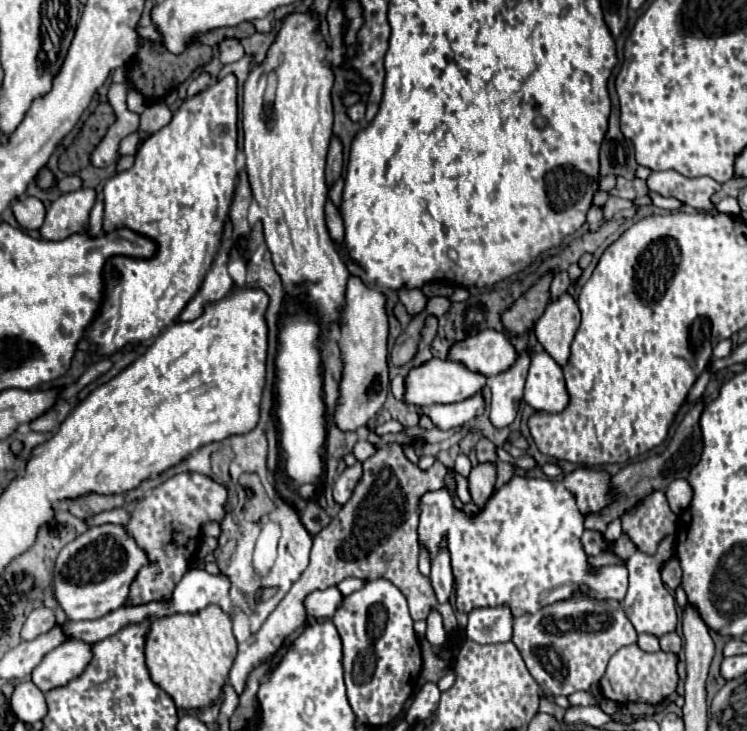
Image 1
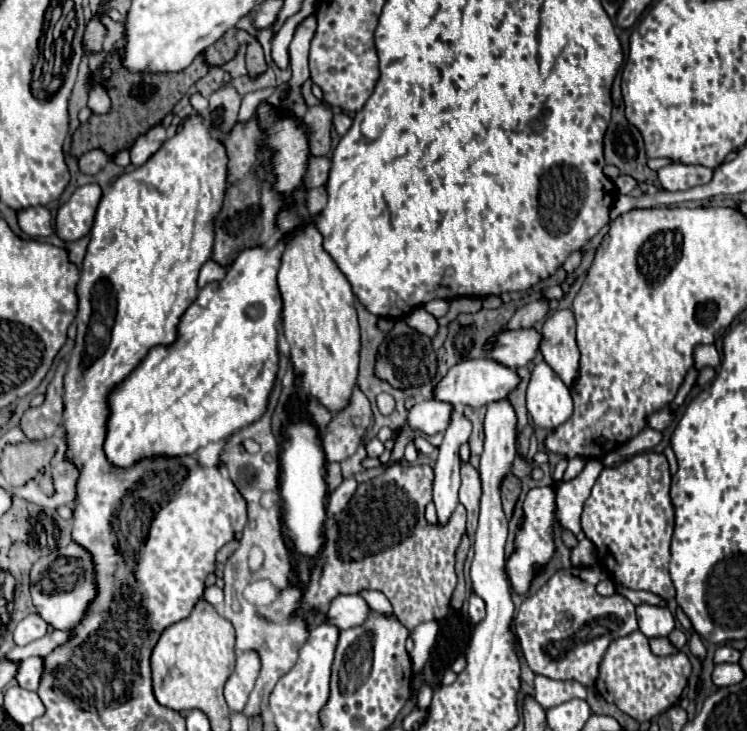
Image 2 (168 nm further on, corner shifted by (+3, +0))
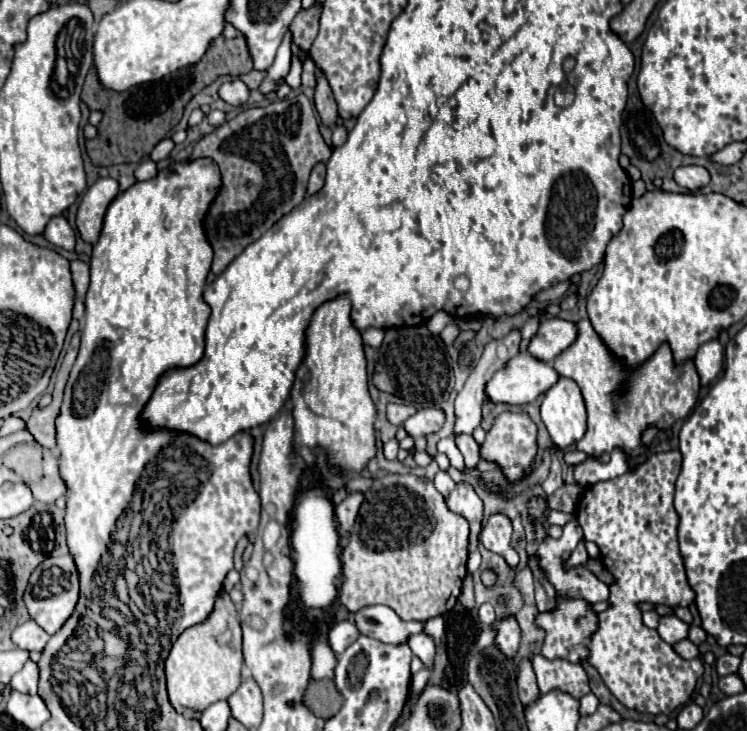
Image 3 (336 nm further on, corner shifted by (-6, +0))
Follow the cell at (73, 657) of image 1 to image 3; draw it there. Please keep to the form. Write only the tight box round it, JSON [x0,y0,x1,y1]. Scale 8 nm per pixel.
[10,660,38,694]

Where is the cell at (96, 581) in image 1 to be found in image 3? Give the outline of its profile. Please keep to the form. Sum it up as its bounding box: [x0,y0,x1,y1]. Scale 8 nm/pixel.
[24,554,78,634]

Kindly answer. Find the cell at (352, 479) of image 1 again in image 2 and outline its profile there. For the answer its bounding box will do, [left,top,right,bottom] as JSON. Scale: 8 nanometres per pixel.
[327,478,357,516]

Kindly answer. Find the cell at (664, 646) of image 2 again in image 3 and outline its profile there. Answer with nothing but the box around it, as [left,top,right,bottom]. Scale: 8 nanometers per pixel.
[674,640,698,658]

